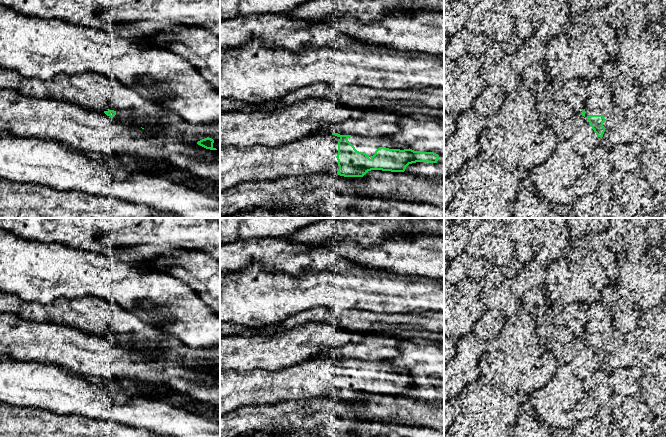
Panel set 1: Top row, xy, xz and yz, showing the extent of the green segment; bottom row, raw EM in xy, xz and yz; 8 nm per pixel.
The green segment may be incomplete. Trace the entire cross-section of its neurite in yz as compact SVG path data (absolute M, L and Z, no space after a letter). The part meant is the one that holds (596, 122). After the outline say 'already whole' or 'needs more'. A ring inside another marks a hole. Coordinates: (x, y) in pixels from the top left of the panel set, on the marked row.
M602 78L590 80L585 109L581 115L587 118L597 136L606 140L609 148L617 144L645 145L654 133L649 125L642 124L637 120L628 120L624 116L623 110L618 107L613 99L608 82Z; needs more

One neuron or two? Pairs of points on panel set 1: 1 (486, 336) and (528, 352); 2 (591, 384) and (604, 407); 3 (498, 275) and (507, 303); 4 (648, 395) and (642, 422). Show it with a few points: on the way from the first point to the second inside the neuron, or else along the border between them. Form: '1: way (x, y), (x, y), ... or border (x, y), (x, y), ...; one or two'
1: border (504, 321), (500, 330), (487, 343); two
2: way (597, 390), (601, 394), (603, 401); one
3: way (498, 282), (500, 296); one
4: border (637, 395), (654, 415); two

